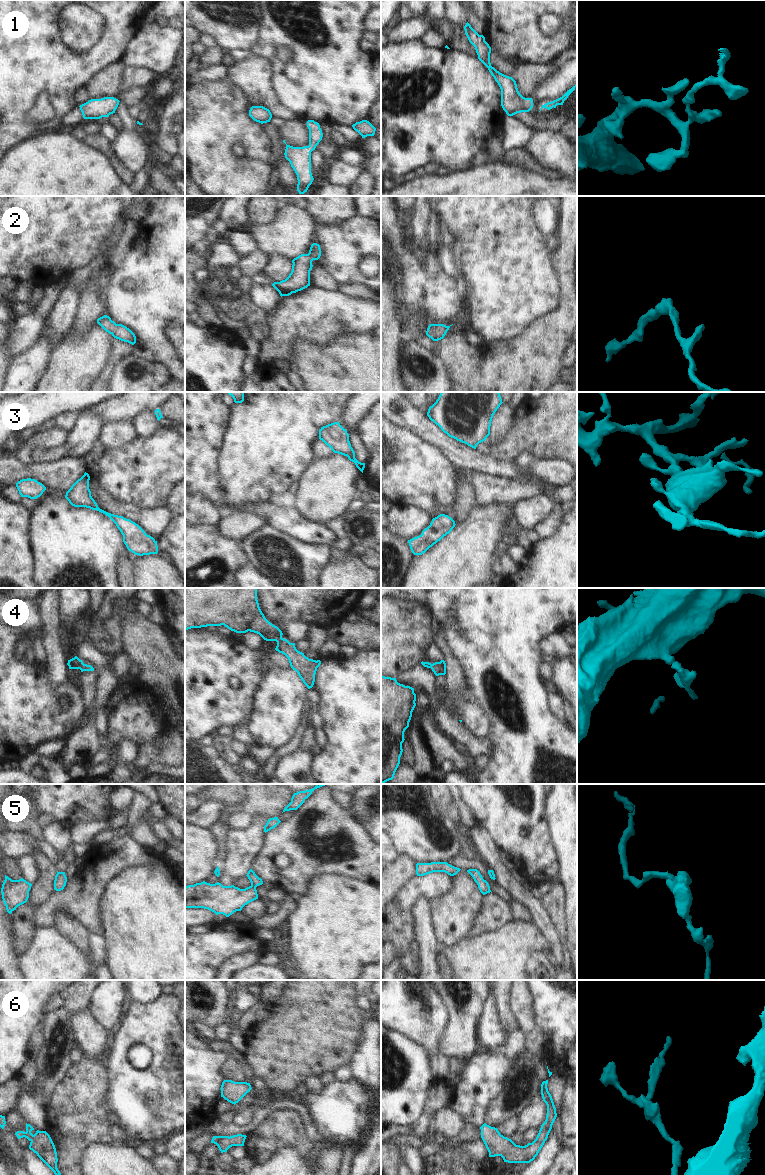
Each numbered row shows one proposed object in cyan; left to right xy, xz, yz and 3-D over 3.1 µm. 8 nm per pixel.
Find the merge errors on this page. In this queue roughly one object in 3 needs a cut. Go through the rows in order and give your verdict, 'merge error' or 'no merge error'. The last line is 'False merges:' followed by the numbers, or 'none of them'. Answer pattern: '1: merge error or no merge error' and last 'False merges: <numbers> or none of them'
1: no merge error
2: no merge error
3: no merge error
4: no merge error
5: no merge error
6: no merge error
False merges: none of them

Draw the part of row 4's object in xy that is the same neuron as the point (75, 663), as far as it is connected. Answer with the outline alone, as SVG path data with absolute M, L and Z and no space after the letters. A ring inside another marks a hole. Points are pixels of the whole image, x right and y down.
M77 656L68 660L67 665L69 666L69 669L80 669L81 672L94 671L94 668L91 665L84 664Z

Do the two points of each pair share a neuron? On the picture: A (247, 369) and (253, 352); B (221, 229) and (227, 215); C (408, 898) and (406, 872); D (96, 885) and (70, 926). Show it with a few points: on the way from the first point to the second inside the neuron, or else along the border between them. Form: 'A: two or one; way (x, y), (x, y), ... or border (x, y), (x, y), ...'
A: one; way (250, 365), (251, 356)
B: two; border (219, 218), (225, 224), (228, 231)
C: two; border (416, 874), (401, 887), (395, 897)
D: two; border (54, 918), (58, 913), (65, 912), (89, 932)

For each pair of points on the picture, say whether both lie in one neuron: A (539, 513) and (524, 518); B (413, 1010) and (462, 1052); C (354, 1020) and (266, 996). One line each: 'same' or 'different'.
A: same
B: different
C: different

